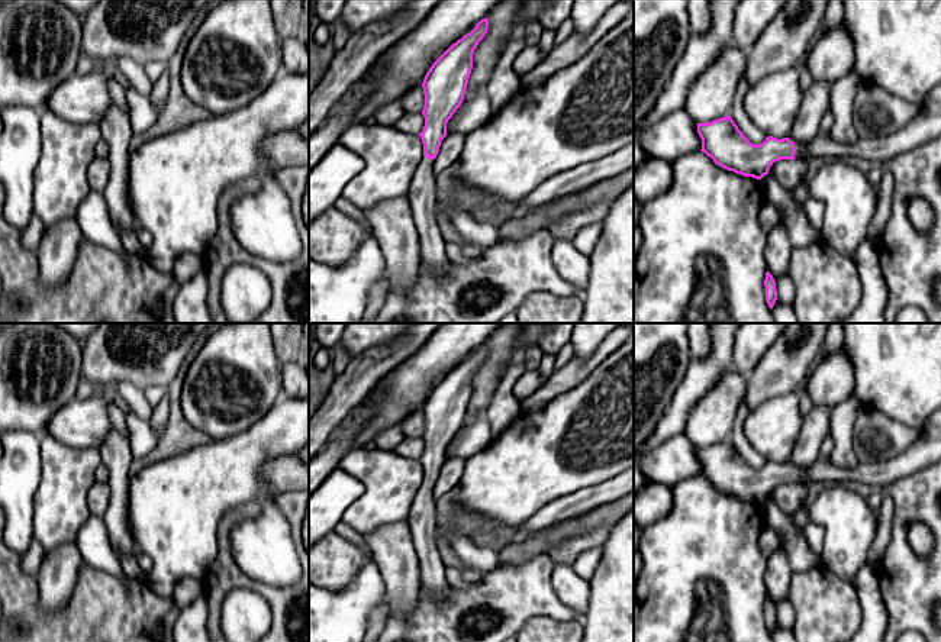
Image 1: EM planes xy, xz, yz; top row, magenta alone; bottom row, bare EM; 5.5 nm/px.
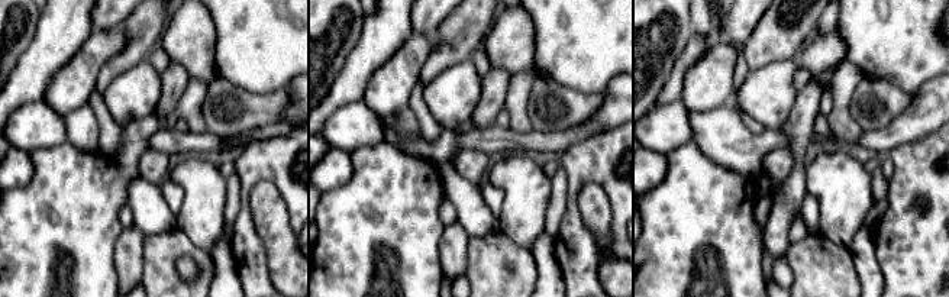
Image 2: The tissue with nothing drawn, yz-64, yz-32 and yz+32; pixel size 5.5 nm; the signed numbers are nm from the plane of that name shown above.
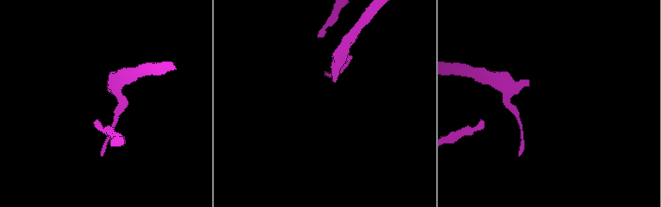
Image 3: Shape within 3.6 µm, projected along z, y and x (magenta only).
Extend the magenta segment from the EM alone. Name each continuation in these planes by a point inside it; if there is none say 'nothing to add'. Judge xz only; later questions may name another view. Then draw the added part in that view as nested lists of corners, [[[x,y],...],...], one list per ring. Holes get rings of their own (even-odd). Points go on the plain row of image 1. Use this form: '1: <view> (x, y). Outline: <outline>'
1: xz (422, 518). Outline: [[[422,481],[412,503],[407,525],[419,558],[419,577],[422,588],[434,599],[442,600],[451,585],[447,581],[445,565],[435,545],[436,506],[434,484]]]

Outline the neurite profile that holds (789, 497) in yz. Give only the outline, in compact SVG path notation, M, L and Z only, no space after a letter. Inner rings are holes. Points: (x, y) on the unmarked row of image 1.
M780 484L773 487L768 494L777 507L784 513L793 513L799 509L806 510L808 487L806 484Z

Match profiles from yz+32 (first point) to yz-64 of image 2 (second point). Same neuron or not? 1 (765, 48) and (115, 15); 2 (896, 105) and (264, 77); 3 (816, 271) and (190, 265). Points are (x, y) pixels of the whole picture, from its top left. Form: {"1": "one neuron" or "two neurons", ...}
{"1": "two neurons", "2": "two neurons", "3": "two neurons"}

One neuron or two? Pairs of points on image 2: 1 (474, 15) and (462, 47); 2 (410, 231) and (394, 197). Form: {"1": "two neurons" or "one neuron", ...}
{"1": "one neuron", "2": "one neuron"}

